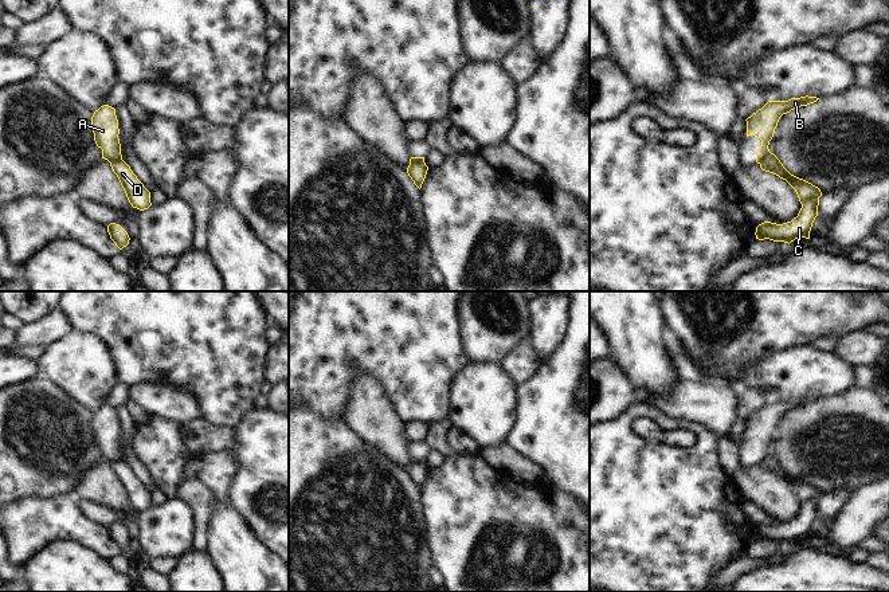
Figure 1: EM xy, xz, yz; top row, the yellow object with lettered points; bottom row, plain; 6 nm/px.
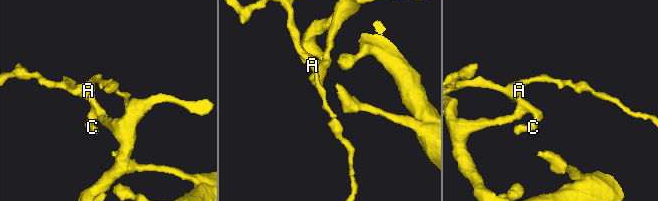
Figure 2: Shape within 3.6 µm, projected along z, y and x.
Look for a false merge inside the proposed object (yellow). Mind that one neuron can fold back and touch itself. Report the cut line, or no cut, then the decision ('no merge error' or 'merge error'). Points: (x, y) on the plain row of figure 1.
cut xy (121, 459), (109, 462); merge error

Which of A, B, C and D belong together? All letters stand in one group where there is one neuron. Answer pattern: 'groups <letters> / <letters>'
groups A B / C D

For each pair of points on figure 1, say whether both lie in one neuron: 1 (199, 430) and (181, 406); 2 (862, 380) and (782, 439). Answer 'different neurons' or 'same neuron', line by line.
1: different neurons
2: different neurons

